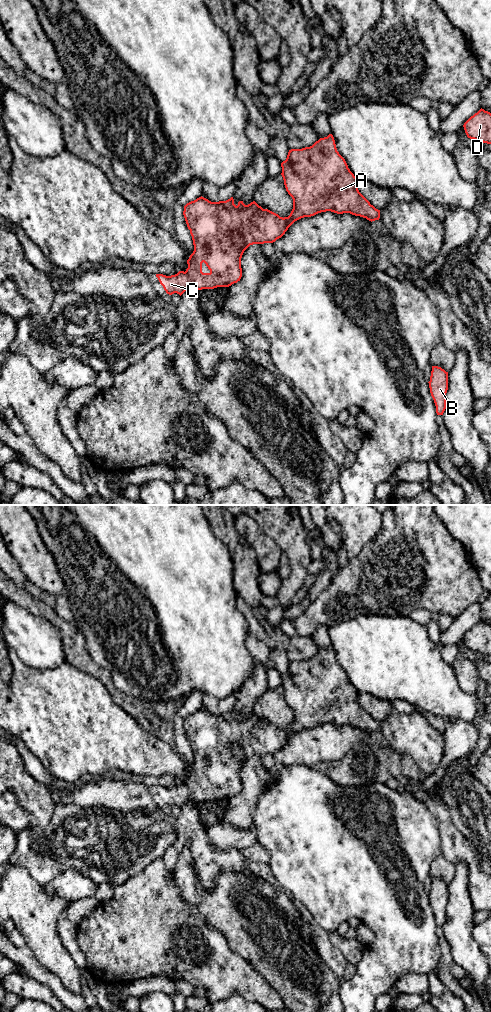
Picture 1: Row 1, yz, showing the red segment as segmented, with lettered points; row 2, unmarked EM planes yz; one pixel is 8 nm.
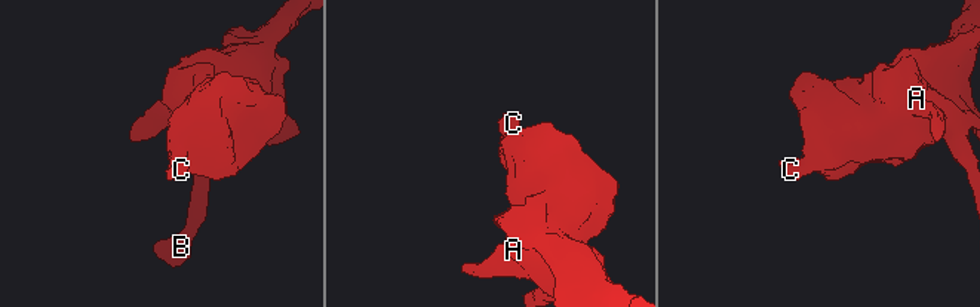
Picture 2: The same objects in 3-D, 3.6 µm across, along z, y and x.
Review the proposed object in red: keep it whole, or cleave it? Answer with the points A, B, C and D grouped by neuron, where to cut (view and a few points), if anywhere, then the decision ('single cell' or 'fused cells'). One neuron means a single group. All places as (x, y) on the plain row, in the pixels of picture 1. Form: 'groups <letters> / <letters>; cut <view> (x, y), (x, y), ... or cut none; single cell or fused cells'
groups A B C D; cut none; single cell

